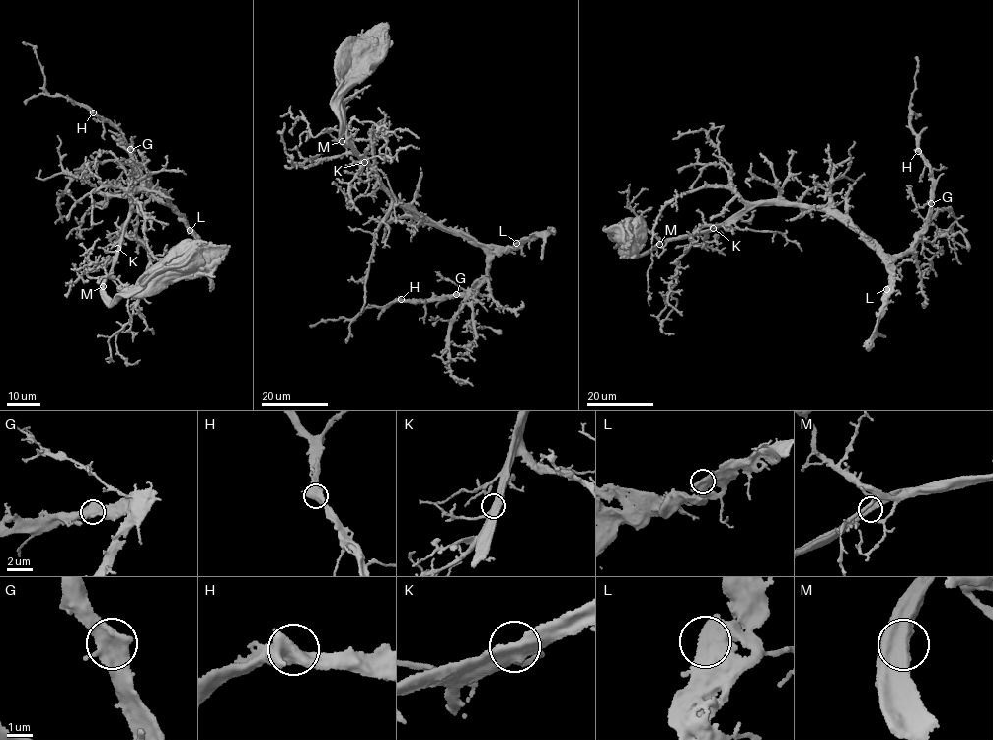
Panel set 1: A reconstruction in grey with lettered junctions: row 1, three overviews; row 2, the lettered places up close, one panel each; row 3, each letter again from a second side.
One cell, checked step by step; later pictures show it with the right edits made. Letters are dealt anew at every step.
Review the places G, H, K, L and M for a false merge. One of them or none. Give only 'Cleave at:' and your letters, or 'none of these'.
Cleave at: none of these

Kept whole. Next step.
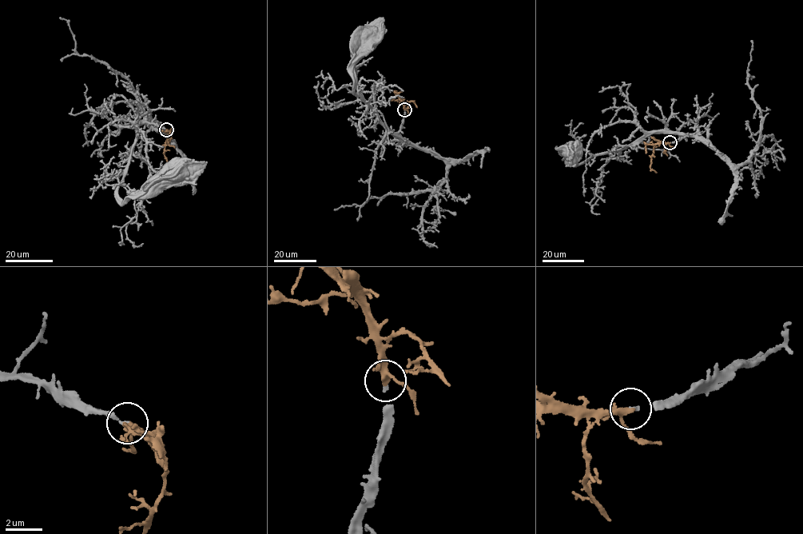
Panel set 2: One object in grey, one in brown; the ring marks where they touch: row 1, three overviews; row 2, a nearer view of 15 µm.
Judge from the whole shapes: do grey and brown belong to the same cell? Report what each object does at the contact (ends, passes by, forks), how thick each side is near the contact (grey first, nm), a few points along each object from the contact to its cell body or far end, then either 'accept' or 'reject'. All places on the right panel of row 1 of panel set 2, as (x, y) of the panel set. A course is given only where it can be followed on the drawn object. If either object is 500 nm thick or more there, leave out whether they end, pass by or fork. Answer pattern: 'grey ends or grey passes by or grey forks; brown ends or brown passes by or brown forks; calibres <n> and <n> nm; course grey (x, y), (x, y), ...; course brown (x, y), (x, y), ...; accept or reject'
grey ends; brown forks; calibres 140 and 240 nm; course grey (669, 142), (685, 135), (649, 133), (622, 148), (597, 153), (576, 165), (569, 160), (573, 159), (574, 152); course brown (669, 142), (657, 143), (654, 145), (649, 167), (656, 173); accept

